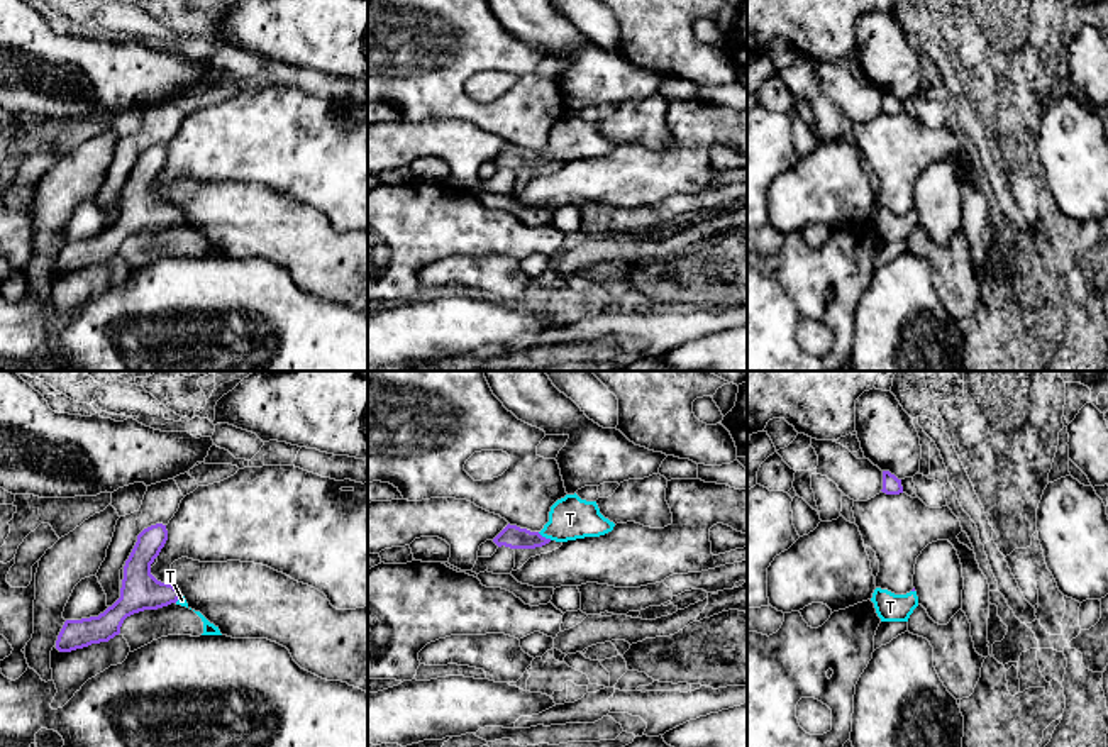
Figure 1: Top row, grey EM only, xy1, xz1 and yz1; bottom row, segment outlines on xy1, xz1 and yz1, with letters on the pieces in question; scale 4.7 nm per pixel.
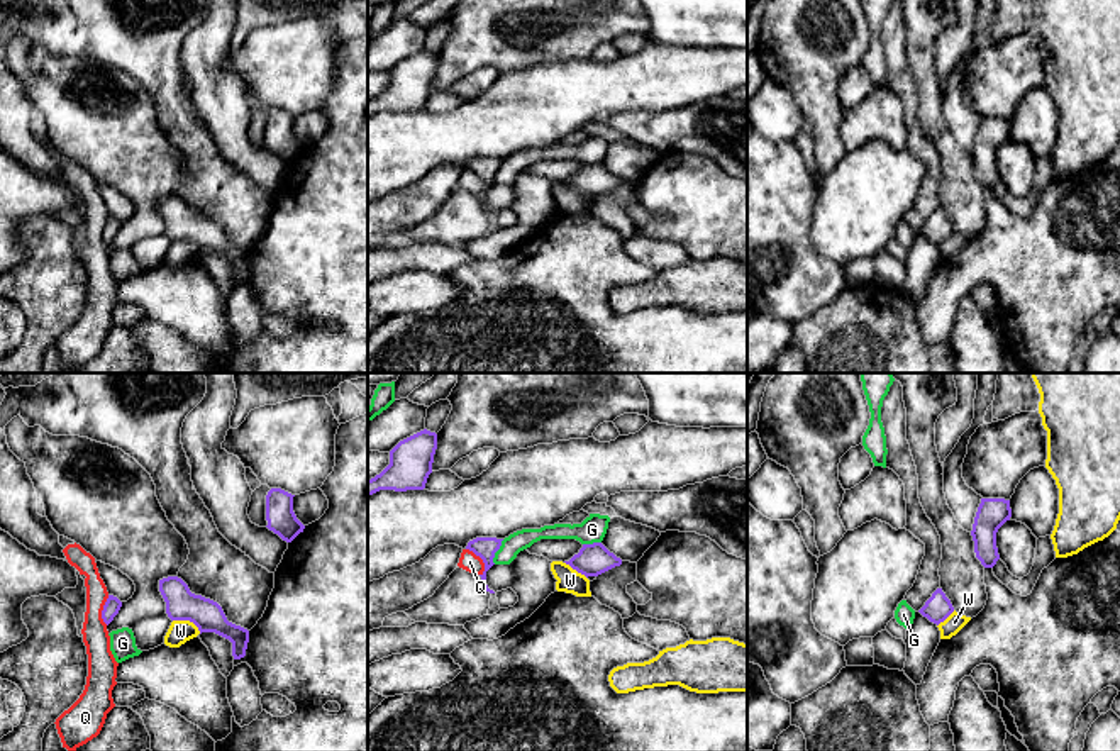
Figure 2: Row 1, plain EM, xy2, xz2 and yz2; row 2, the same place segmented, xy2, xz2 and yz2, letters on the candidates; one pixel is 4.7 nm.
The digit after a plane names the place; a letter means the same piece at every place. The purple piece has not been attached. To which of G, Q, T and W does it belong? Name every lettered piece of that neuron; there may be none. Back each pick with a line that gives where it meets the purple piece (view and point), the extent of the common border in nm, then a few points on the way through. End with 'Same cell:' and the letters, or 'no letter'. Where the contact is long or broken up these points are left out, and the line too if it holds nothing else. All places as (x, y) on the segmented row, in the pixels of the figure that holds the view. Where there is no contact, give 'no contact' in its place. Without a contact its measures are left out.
T: contact xz1 (544, 537); length 80 nm; way xz1 (512, 536), (544, 537), (570, 519)
Same cell: T

